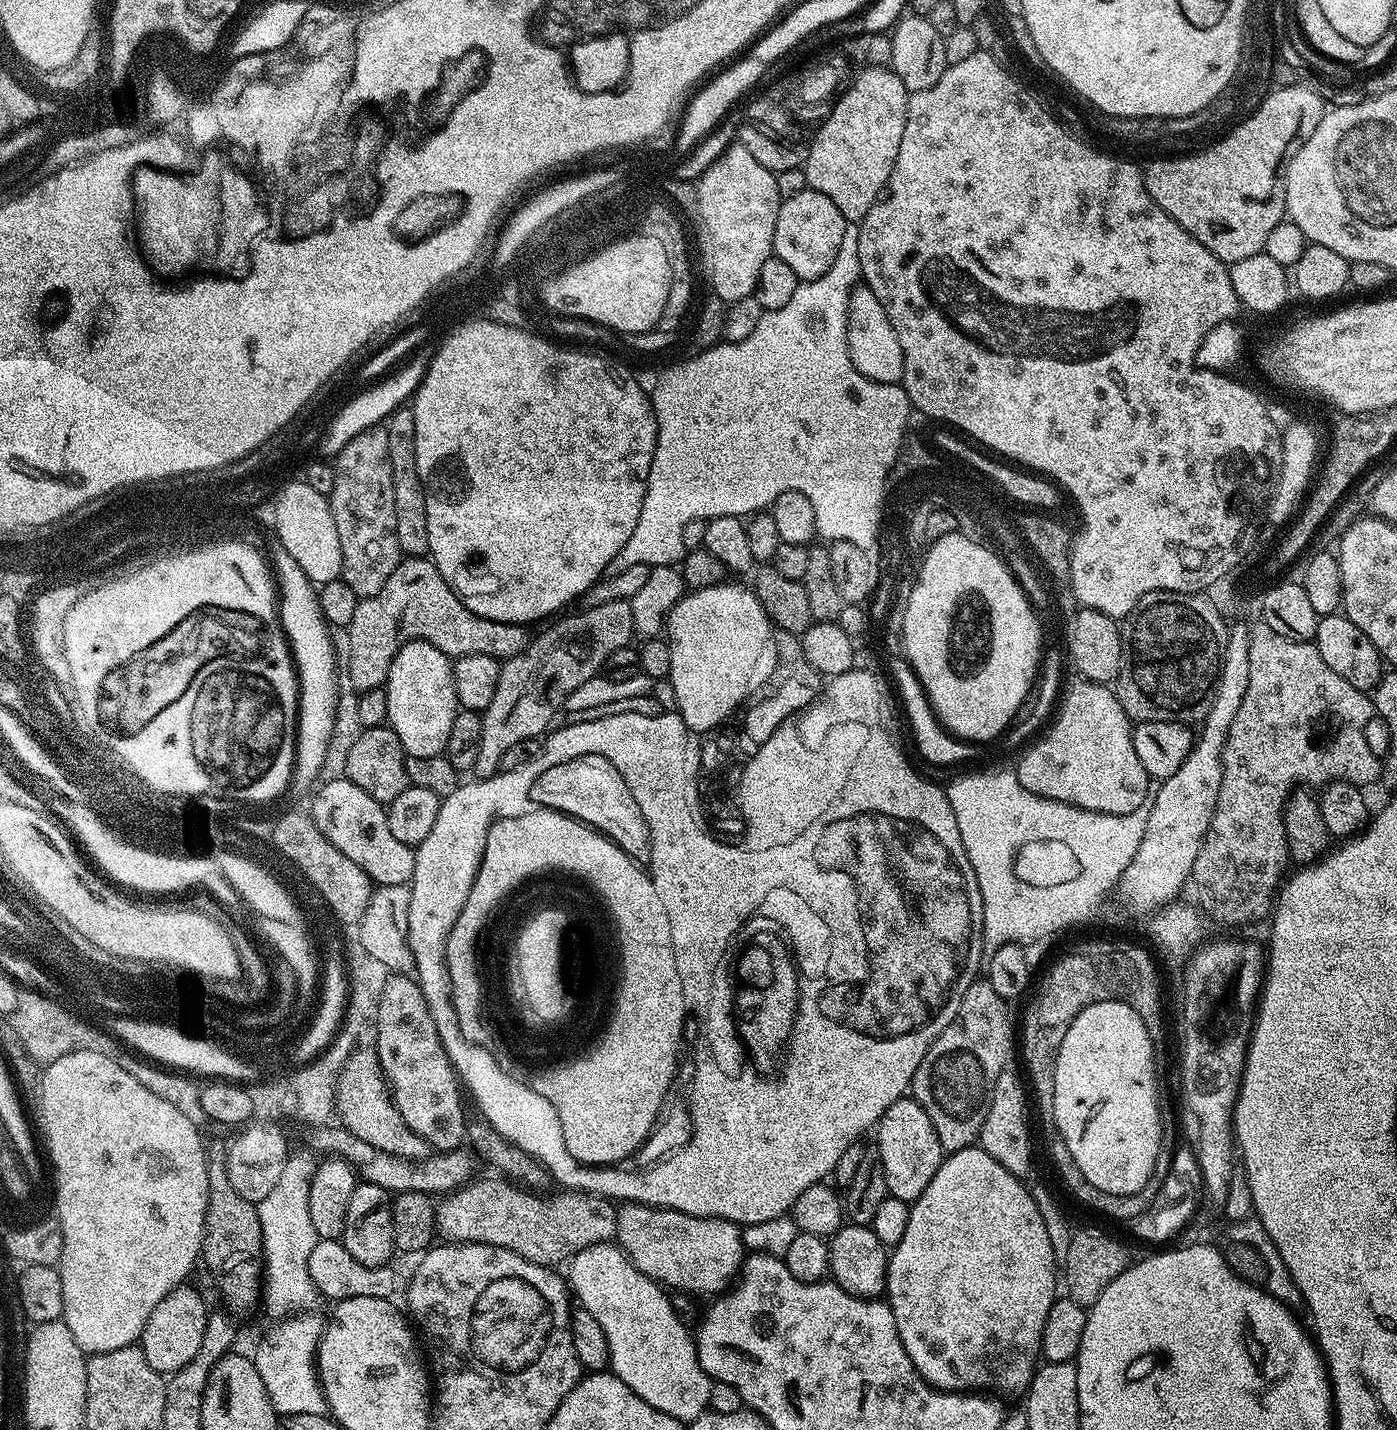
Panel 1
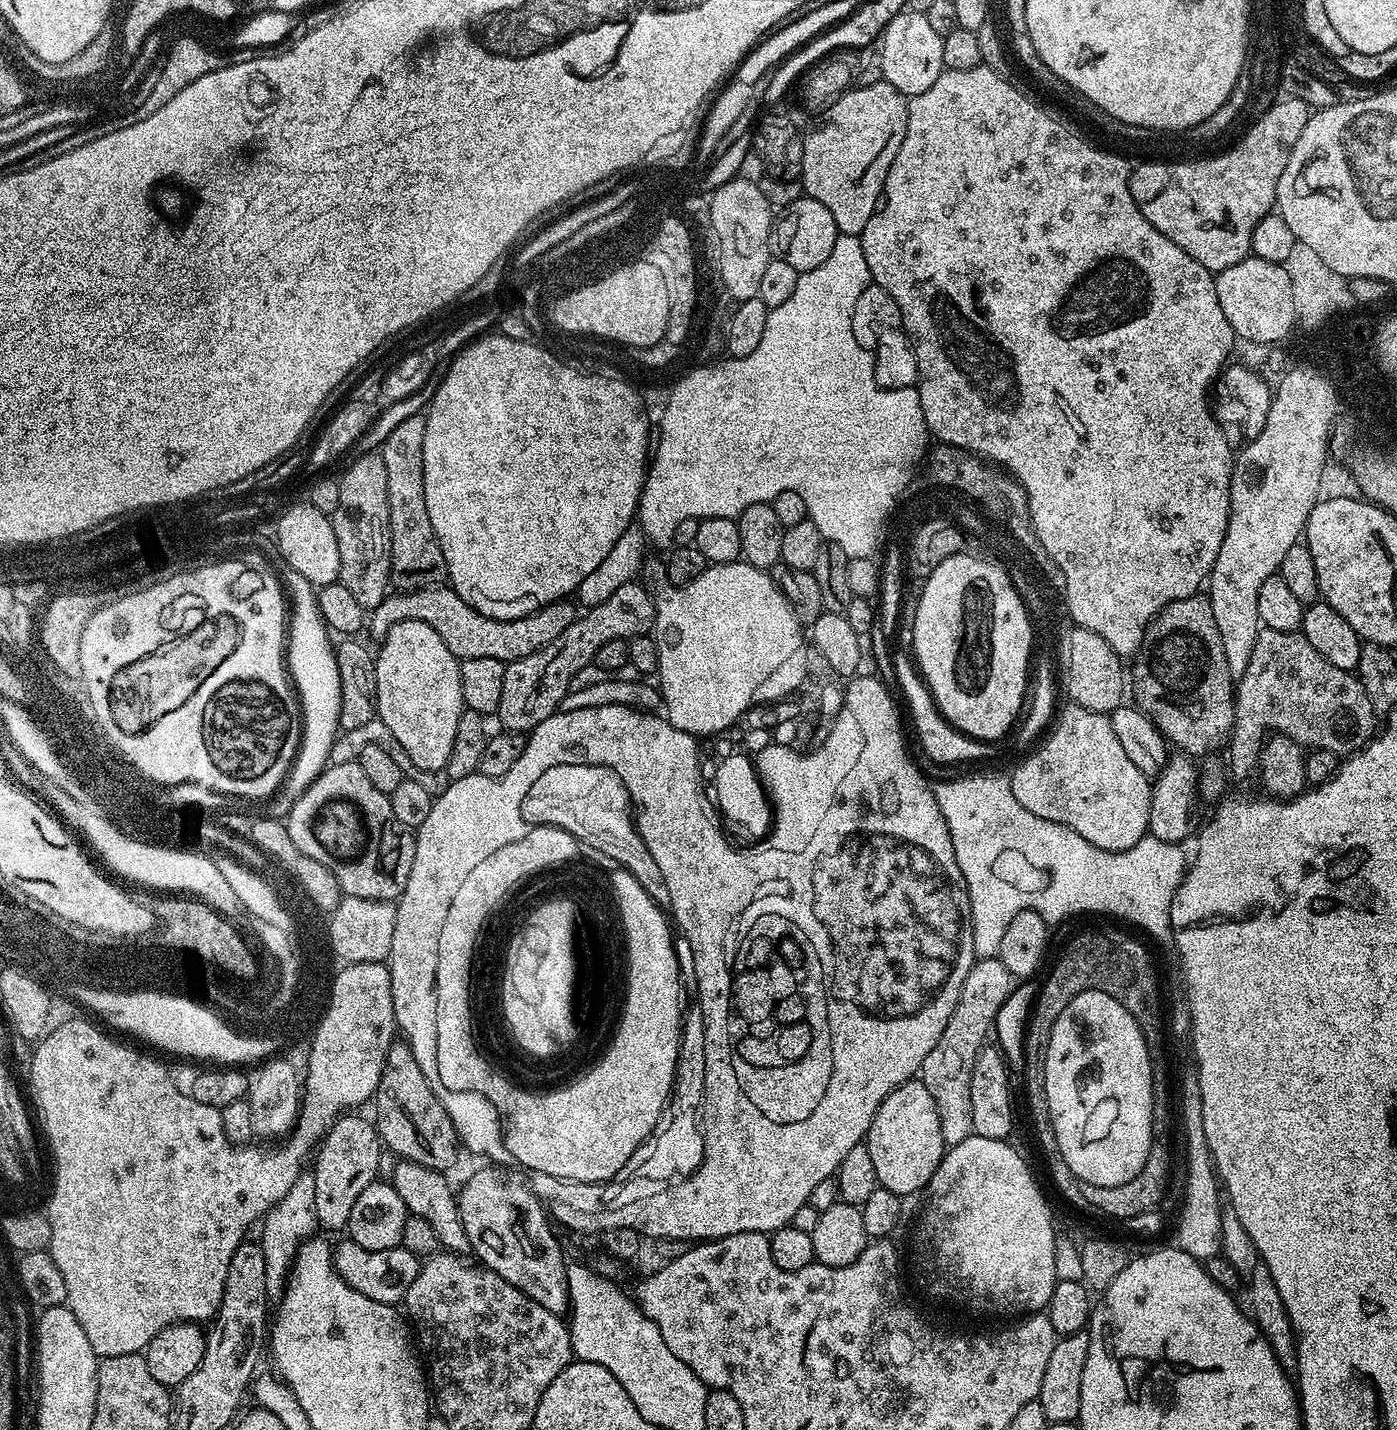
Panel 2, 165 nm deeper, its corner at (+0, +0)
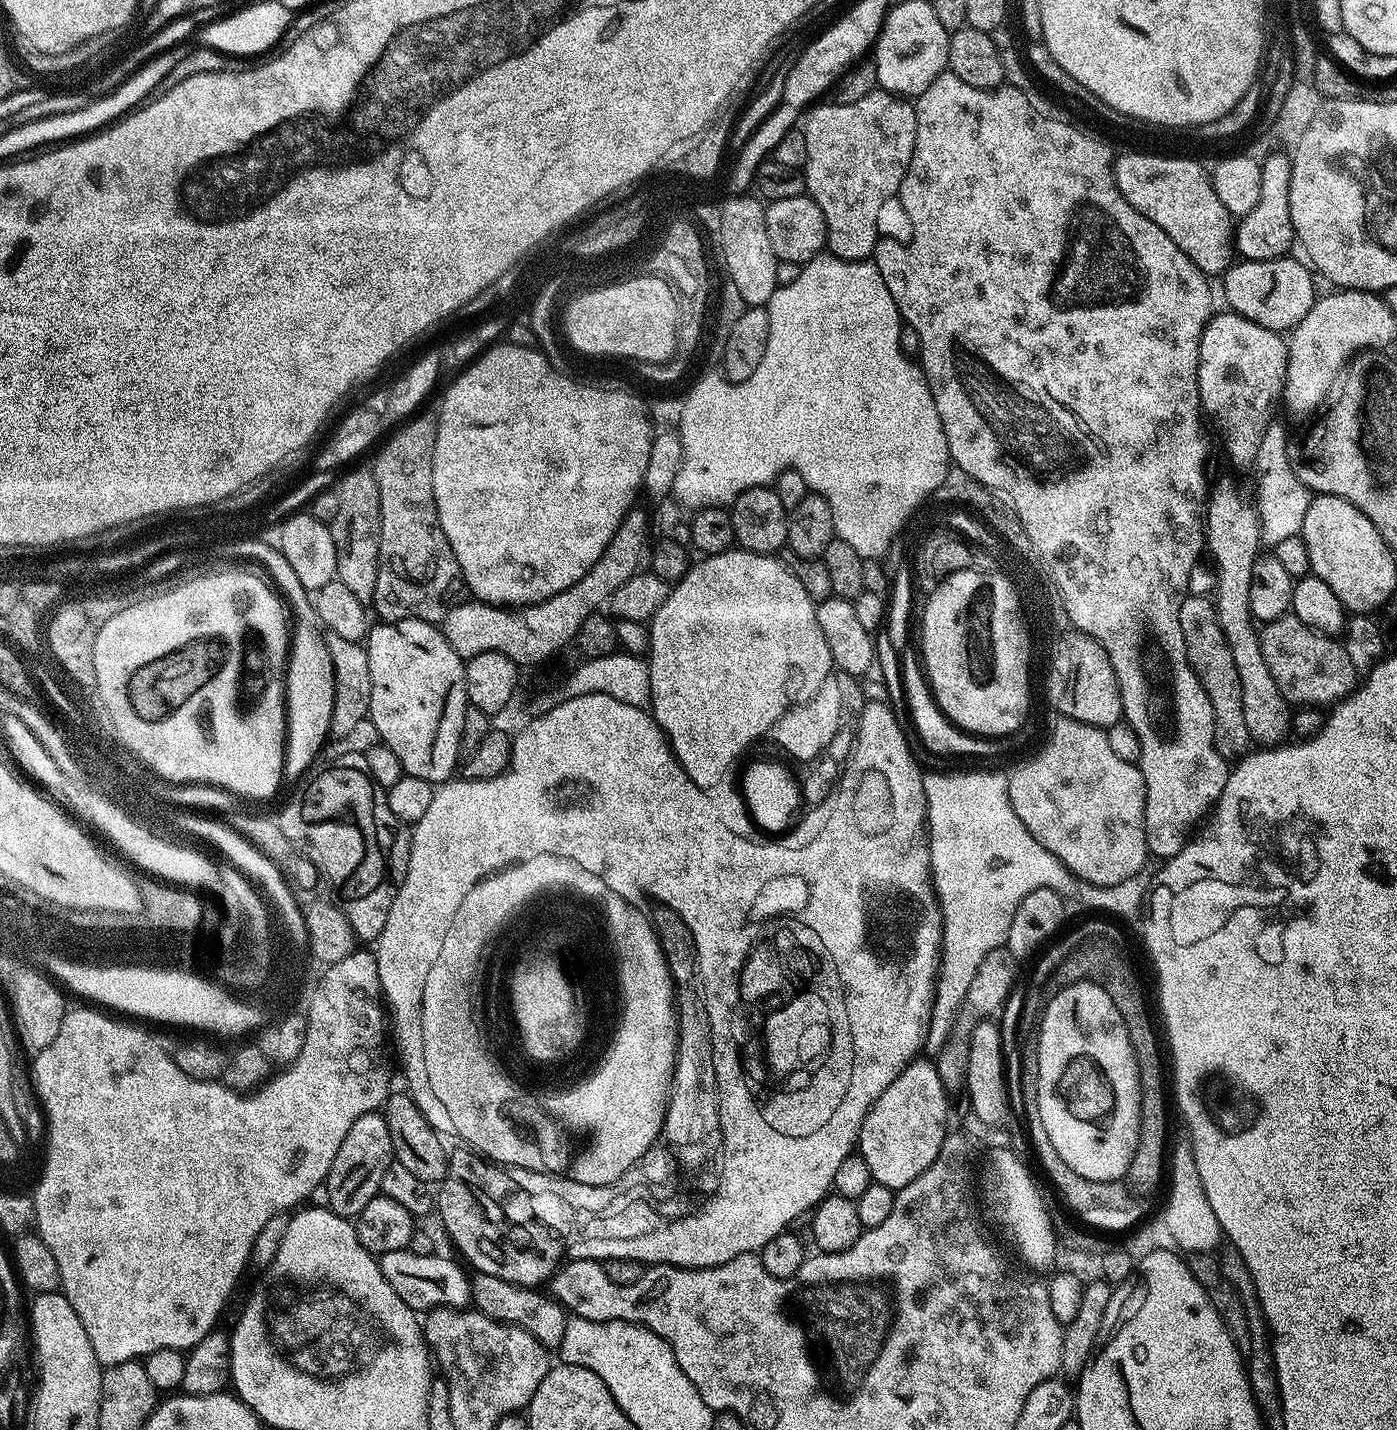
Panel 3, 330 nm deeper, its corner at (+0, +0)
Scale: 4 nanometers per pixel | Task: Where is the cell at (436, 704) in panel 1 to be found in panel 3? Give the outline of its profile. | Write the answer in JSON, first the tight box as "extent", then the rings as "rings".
{"extent":[366,620,469,786],"rings":[[[393,620],[380,622],[369,631],[366,647],[370,658],[370,719],[378,730],[381,741],[402,762],[405,773],[422,778],[434,786],[453,779],[460,760],[462,722],[469,708],[464,677],[465,661],[450,646],[443,631],[425,620]]]}

